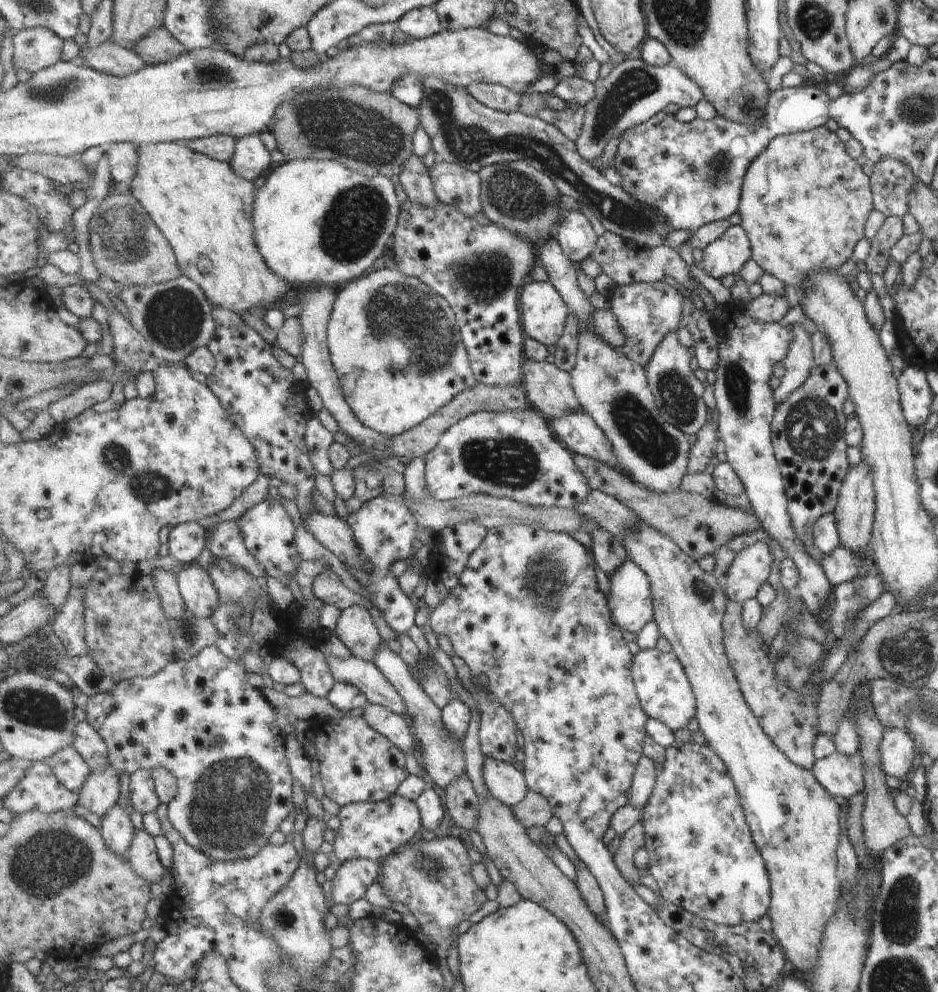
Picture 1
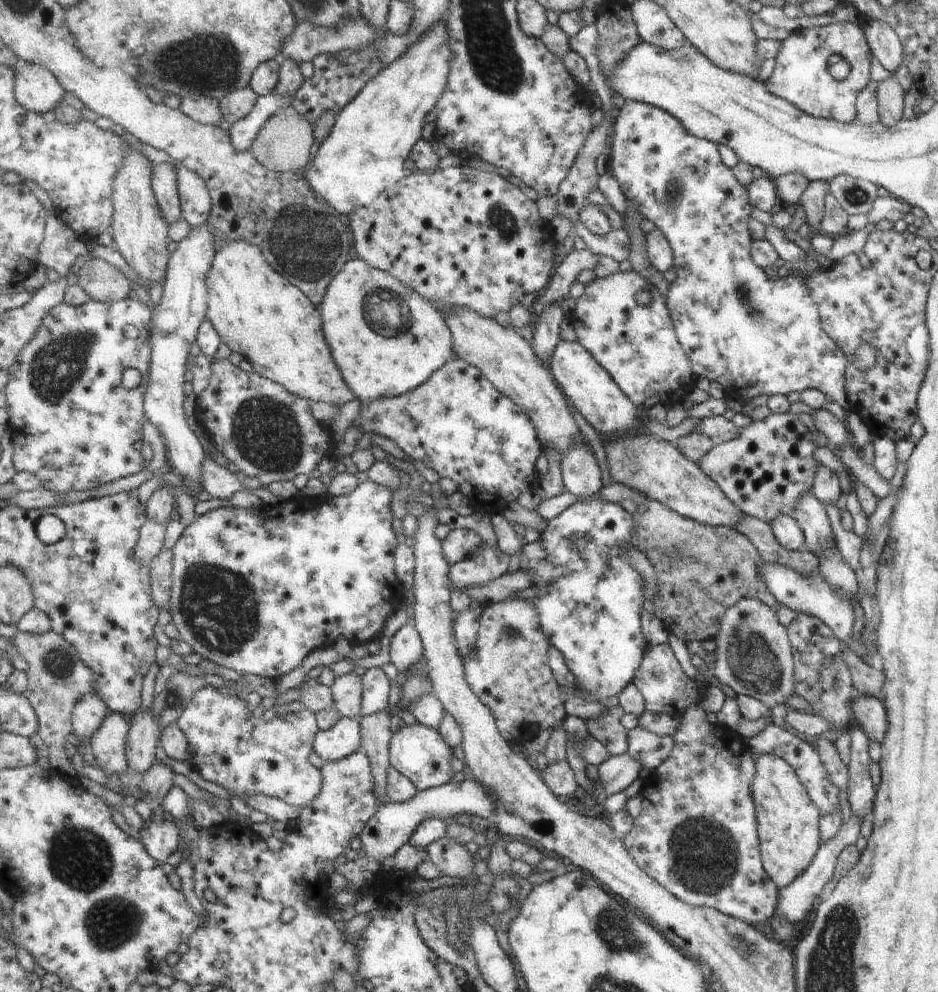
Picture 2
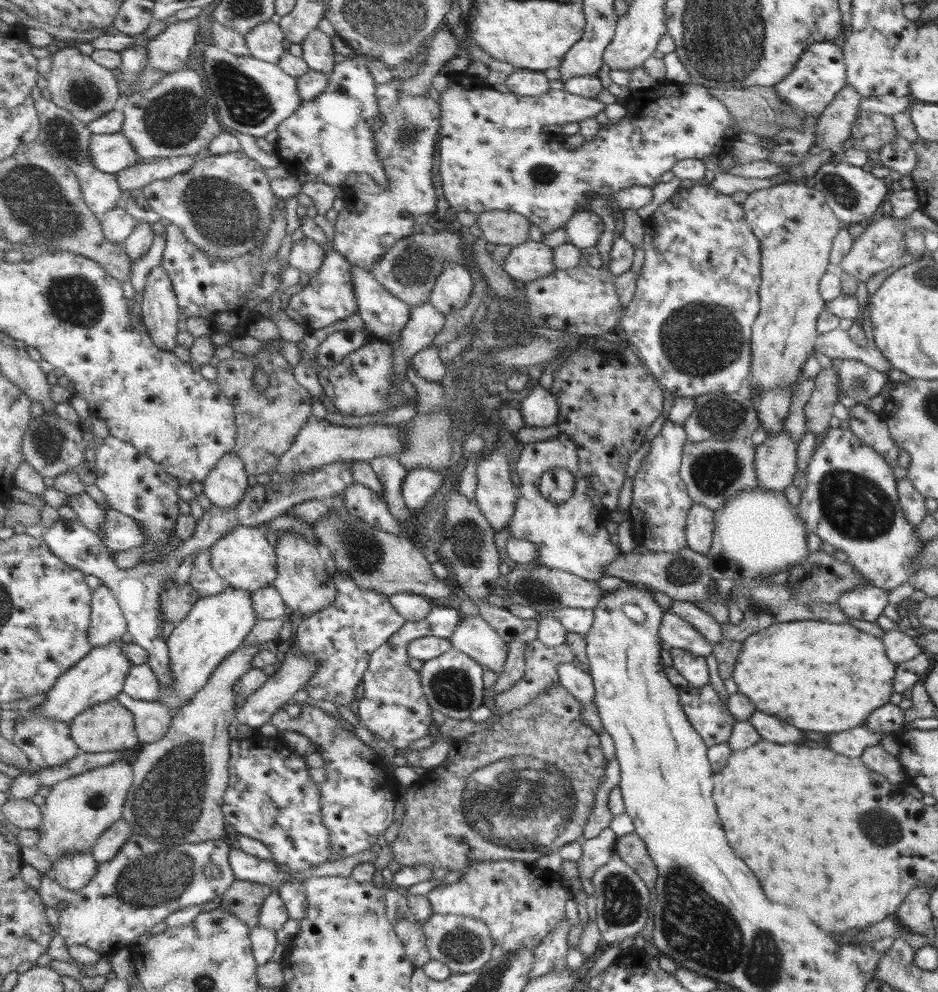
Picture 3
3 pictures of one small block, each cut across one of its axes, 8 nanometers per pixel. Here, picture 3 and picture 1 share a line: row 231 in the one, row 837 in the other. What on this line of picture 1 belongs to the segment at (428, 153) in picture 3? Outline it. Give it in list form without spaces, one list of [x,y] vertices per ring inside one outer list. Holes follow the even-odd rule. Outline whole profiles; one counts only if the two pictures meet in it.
[[[398,793],[379,802],[344,806],[338,814],[338,819],[340,827],[335,832],[332,853],[336,864],[357,859],[381,861],[425,832],[422,814],[416,801]]]

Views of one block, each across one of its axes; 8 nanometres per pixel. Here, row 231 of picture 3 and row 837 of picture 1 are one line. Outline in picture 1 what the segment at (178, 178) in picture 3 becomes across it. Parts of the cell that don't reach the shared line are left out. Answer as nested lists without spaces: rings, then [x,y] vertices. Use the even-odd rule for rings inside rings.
[[[217,647],[203,649],[195,658],[183,660],[176,658],[161,672],[150,677],[135,677],[118,682],[111,692],[105,692],[89,699],[86,708],[86,721],[99,732],[109,747],[109,760],[118,773],[135,774],[140,768],[166,767],[171,770],[178,780],[177,796],[168,804],[168,814],[171,824],[183,838],[197,850],[203,851],[215,862],[235,862],[247,858],[253,858],[261,852],[263,846],[269,844],[269,838],[273,832],[281,828],[281,822],[295,810],[293,800],[293,784],[295,778],[291,775],[287,763],[287,750],[285,750],[286,735],[277,724],[274,707],[269,703],[262,690],[253,688],[245,678],[245,668],[241,662],[235,662],[233,658],[227,658]]]

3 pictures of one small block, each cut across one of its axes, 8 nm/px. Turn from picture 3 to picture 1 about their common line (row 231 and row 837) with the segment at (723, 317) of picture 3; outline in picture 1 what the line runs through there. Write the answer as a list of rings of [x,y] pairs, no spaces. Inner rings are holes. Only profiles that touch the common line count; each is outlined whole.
[[[671,744],[666,749],[662,770],[649,804],[644,808],[645,844],[649,856],[648,872],[657,881],[663,898],[691,911],[692,915],[723,926],[757,922],[769,910],[769,878],[750,834],[734,780],[718,752],[707,744]]]

